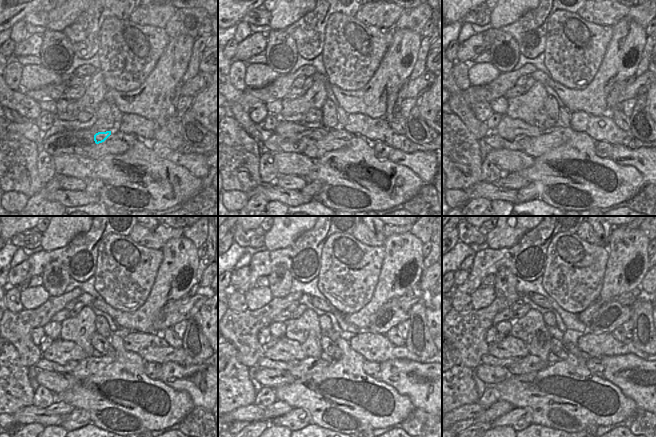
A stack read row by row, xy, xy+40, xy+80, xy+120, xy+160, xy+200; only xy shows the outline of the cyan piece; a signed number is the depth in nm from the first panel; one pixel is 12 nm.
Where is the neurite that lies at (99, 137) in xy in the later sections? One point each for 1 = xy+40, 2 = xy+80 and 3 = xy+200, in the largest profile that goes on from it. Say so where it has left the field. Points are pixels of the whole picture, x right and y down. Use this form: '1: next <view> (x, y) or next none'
1: next xy+40 (284, 128)
2: next xy+80 (508, 128)
3: next xy+200 (510, 346)

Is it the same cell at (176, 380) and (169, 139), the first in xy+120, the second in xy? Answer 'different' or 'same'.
different

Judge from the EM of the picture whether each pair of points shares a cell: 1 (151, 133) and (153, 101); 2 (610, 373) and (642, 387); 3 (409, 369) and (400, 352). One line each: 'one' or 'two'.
1: two
2: one
3: two

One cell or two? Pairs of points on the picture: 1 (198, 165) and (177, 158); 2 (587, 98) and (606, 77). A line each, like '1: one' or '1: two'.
1: one
2: one

